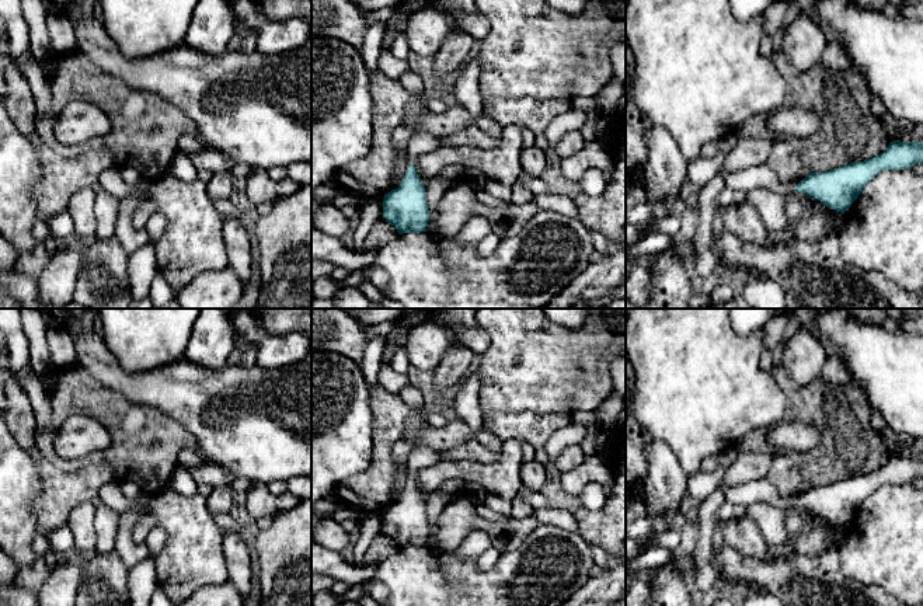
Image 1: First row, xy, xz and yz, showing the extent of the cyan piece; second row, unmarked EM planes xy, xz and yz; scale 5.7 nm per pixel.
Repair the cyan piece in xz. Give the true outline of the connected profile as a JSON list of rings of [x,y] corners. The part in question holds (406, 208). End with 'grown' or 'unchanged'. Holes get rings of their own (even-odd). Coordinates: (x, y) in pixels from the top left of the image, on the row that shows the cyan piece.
[[[414,132],[407,147],[408,170],[398,188],[384,195],[383,217],[398,234],[422,233],[429,222],[425,187],[415,170],[421,154],[440,147],[439,139],[426,132]]]; grown

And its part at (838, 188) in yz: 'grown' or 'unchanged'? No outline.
grown

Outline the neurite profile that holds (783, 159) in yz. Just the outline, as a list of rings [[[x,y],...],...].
[[[790,139],[776,140],[766,164],[776,173],[783,184],[795,184],[808,174]]]

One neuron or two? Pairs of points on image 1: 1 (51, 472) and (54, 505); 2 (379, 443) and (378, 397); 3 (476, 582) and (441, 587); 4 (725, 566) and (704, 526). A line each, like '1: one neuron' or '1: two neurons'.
1: one neuron
2: one neuron
3: one neuron
4: two neurons

